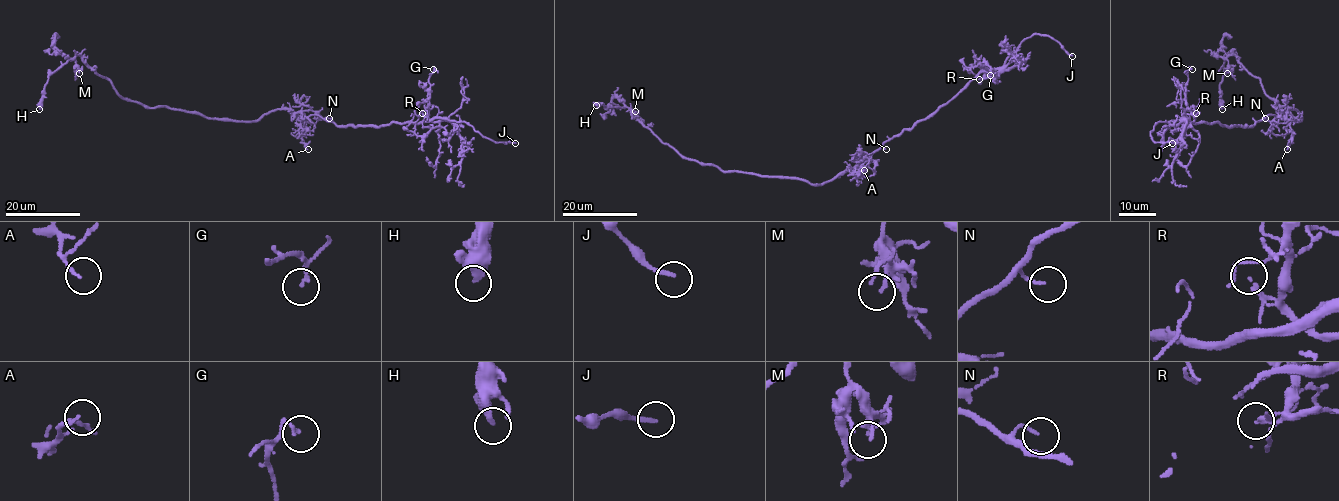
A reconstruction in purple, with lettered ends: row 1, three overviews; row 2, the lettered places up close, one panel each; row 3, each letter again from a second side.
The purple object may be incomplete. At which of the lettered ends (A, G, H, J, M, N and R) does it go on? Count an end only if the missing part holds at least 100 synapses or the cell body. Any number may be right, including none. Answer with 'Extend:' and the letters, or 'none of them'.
Extend: J

